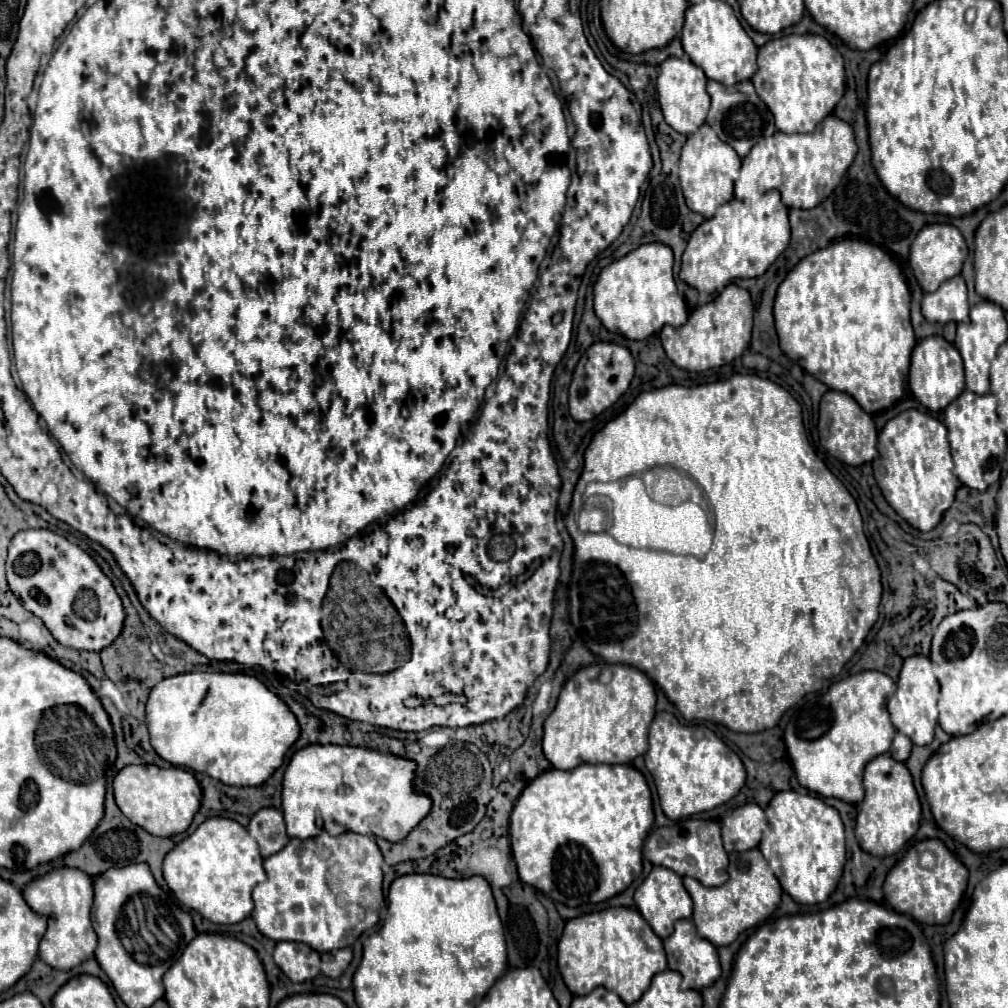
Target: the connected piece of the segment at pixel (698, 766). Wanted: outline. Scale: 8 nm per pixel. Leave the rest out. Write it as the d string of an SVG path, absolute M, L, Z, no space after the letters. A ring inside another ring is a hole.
M657 712L649 726L645 766L653 776L663 812L671 820L689 818L731 800L745 784L741 758L707 726L683 726L671 712Z

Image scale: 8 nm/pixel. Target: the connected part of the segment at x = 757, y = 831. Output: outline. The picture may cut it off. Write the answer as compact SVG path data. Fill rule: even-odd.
M743 804L729 812L721 822L727 852L745 852L757 848L765 828L765 812L759 804Z

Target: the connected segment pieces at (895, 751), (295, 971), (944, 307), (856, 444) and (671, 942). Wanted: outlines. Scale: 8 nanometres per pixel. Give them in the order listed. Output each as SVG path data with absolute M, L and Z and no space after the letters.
M897 732L897 734L895 734L895 738L893 738L893 744L891 744L889 754L891 754L891 756L895 756L895 760L905 762L905 760L909 758L911 746L913 746L913 744L911 744L911 740L907 740L907 736L903 736L901 732Z
M277 942L273 958L291 982L305 982L319 974L319 952L299 942Z
M963 276L945 280L939 290L923 296L923 316L929 322L963 322L967 320L967 284Z
M827 390L819 404L819 438L823 448L835 456L837 460L849 464L849 466L861 466L865 462L871 462L877 452L877 428L873 416L863 412L859 404L845 392Z
M677 920L673 934L663 940L663 946L667 952L667 966L671 970L677 970L683 976L683 982L681 982L683 990L689 990L689 988L701 990L705 986L711 986L719 978L721 966L717 958L717 948L695 932L695 924L691 924L691 920Z

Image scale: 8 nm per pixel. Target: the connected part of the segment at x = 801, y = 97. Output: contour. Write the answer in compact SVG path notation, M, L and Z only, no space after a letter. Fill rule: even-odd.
M787 34L769 40L759 48L759 70L751 78L757 94L769 106L775 126L781 132L813 132L815 126L833 112L845 92L843 56L819 34Z

